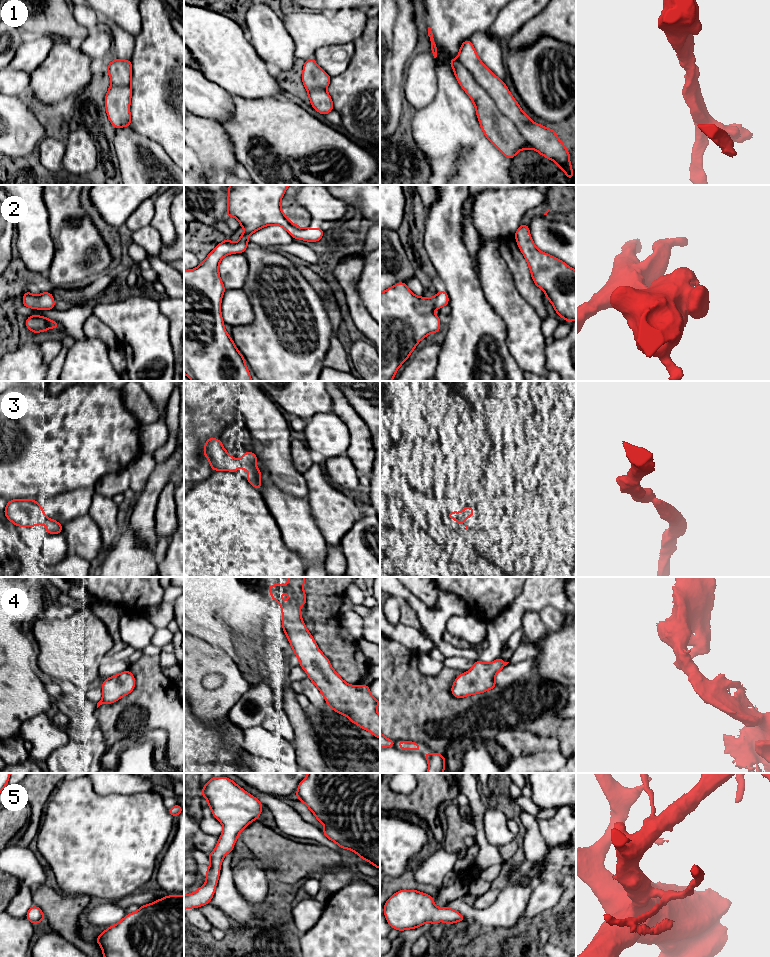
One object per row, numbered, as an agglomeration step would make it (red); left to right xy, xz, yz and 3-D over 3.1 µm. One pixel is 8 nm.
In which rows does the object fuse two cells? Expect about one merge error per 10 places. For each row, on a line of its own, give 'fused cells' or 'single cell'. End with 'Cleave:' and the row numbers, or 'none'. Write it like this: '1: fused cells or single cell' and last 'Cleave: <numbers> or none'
1: single cell
2: single cell
3: single cell
4: single cell
5: single cell
Cleave: none

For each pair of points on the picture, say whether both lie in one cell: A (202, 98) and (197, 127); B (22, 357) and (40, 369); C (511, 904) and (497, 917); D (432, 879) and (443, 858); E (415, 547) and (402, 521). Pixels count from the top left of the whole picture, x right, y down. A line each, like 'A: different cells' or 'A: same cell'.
A: different cells
B: same cell
C: same cell
D: same cell
E: different cells

